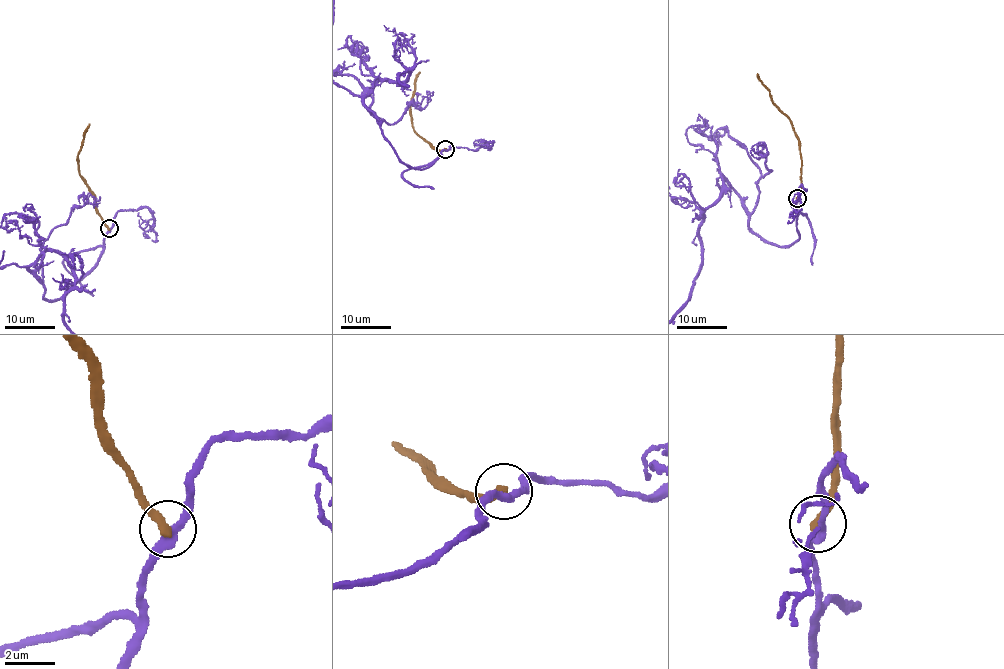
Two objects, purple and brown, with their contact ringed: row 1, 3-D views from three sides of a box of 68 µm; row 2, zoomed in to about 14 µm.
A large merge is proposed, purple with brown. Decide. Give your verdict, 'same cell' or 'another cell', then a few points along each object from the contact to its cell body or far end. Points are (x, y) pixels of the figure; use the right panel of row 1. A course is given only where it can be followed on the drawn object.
another cell; purple runs (798, 198), (800, 236), (765, 243), (721, 175), (679, 313); brown runs (797, 198), (801, 175), (800, 140), (792, 122), (774, 102), (769, 89), (757, 74)

